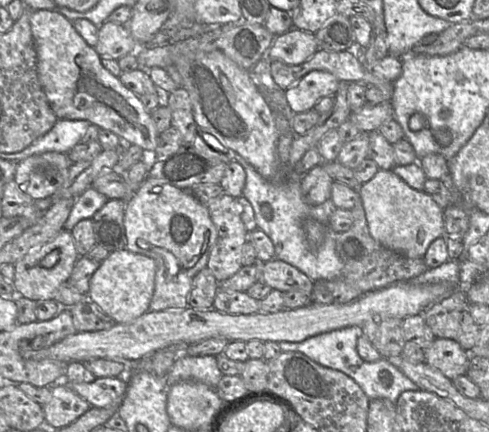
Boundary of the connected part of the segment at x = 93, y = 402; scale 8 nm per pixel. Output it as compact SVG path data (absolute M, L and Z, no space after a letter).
M102 377L89 383L68 383L68 385L91 407L98 408L119 407L127 391L127 383L120 377Z

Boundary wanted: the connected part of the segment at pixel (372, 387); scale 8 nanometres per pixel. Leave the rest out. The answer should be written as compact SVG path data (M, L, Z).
M349 326L312 336L301 342L279 342L279 346L282 352L300 352L322 366L345 373L361 387L370 400L388 399L396 402L404 391L419 389L413 381L389 363L387 359L380 358L376 362L362 360L356 348L360 335L362 335L360 327Z

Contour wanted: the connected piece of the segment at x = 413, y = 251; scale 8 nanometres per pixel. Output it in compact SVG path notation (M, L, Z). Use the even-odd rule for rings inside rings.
M379 169L367 182L363 183L359 195L365 211L370 235L381 245L400 252L409 258L423 258L429 245L444 234L443 209L425 191L418 191L410 187L392 170Z

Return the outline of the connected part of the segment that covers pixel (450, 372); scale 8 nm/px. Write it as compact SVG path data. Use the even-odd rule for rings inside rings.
M436 338L424 349L425 363L439 370L451 381L466 375L471 354L453 339Z

